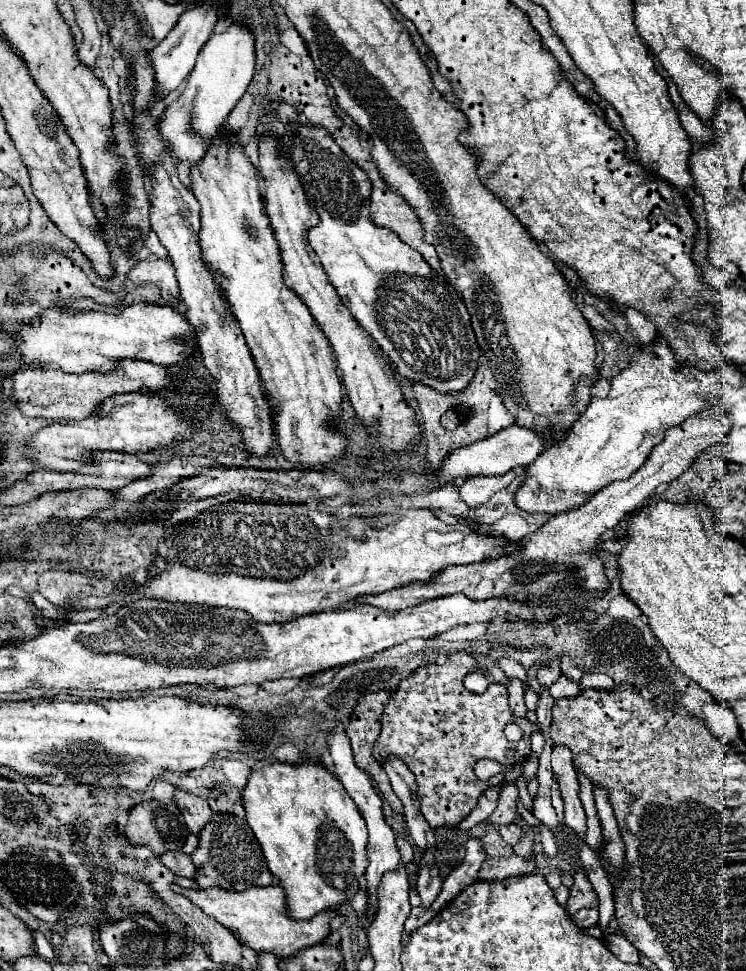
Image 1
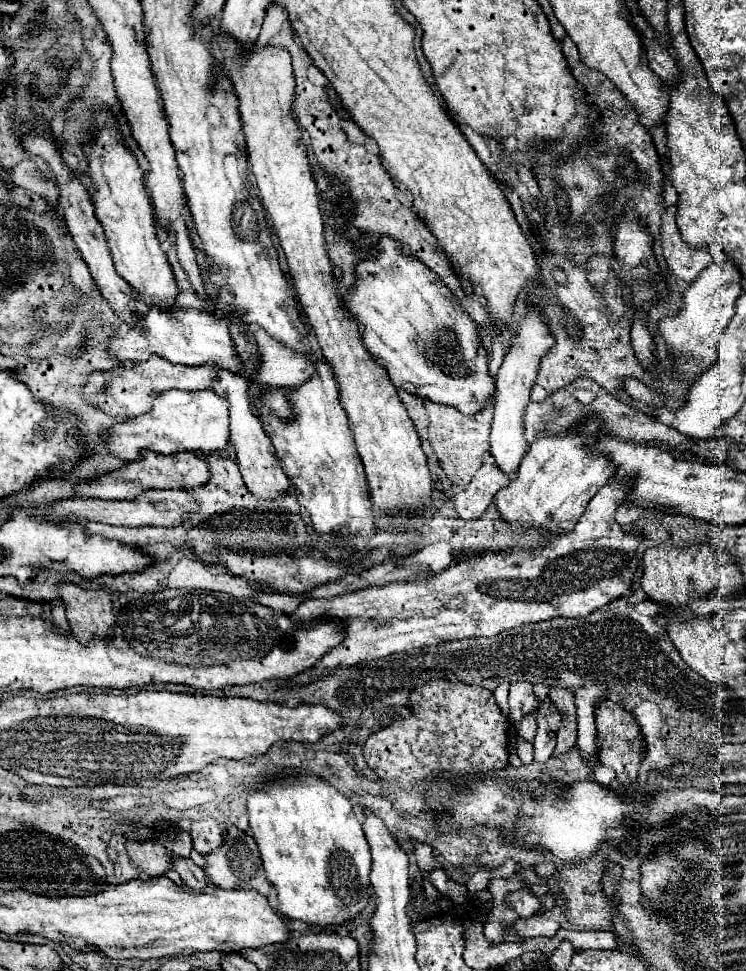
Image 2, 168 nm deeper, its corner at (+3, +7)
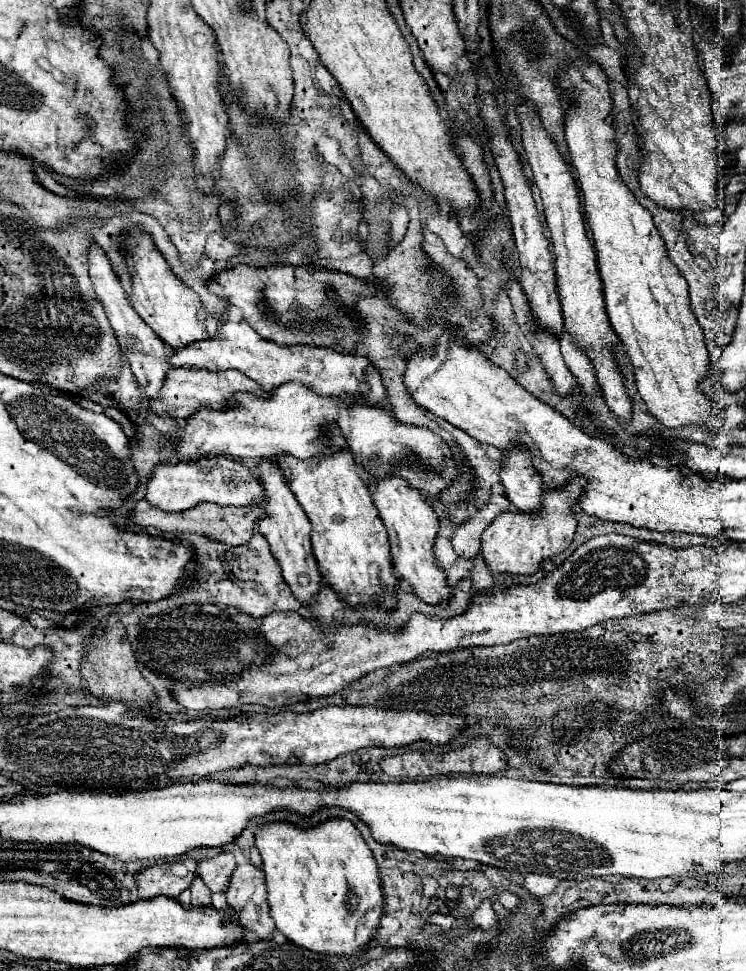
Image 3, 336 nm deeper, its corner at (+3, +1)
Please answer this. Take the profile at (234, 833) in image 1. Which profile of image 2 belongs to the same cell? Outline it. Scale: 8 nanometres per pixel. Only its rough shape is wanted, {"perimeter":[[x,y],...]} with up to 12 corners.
{"perimeter":[[231,825],[205,855],[221,889],[271,893],[255,839]]}

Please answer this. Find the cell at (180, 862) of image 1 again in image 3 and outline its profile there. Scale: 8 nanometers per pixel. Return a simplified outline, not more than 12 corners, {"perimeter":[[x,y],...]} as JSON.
{"perimeter":[[199,877],[191,883],[191,905],[211,907],[211,891]]}

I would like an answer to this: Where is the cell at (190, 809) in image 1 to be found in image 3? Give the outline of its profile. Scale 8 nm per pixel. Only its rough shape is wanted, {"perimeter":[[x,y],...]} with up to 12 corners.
{"perimeter":[[223,851],[199,863],[213,893],[225,893],[239,853]]}

